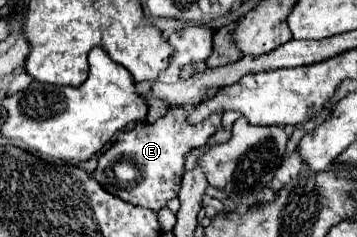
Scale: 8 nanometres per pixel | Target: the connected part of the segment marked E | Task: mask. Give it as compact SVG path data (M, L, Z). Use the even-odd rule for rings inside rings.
M166 113L154 123L136 123L134 129L124 131L118 137L118 141L100 155L98 167L92 173L92 177L102 185L104 191L120 197L122 201L152 211L160 211L178 193L188 151L206 145L218 127L220 127L220 115L214 115L200 125L188 125L184 115L170 115L170 113ZM120 163L122 167L130 167L132 173L130 179L118 175L116 167Z

